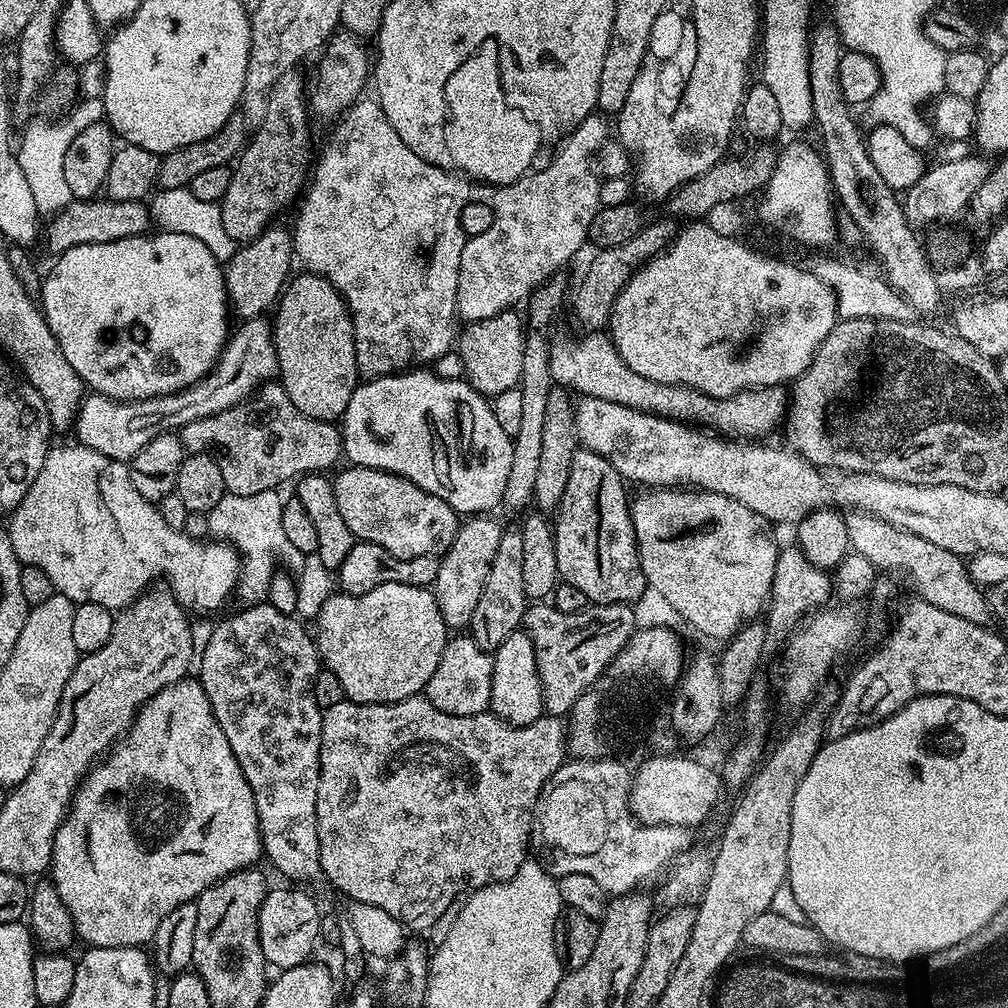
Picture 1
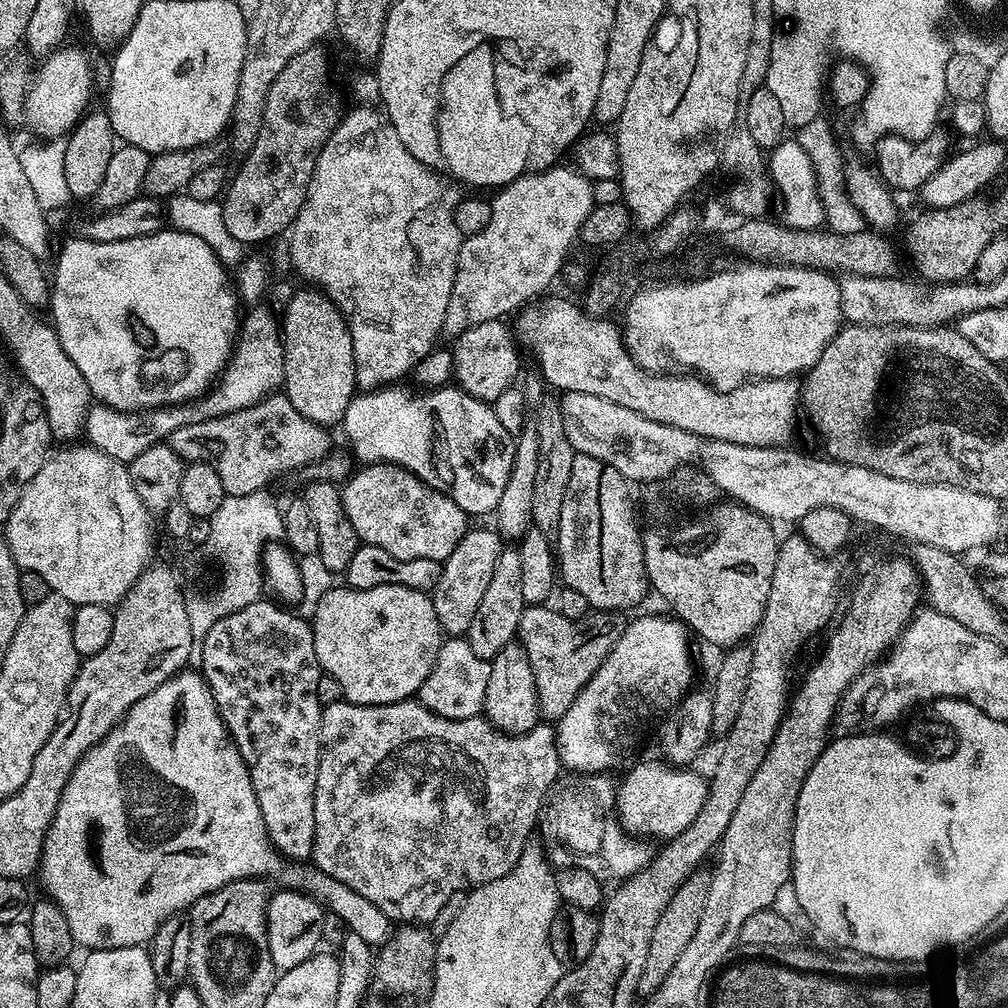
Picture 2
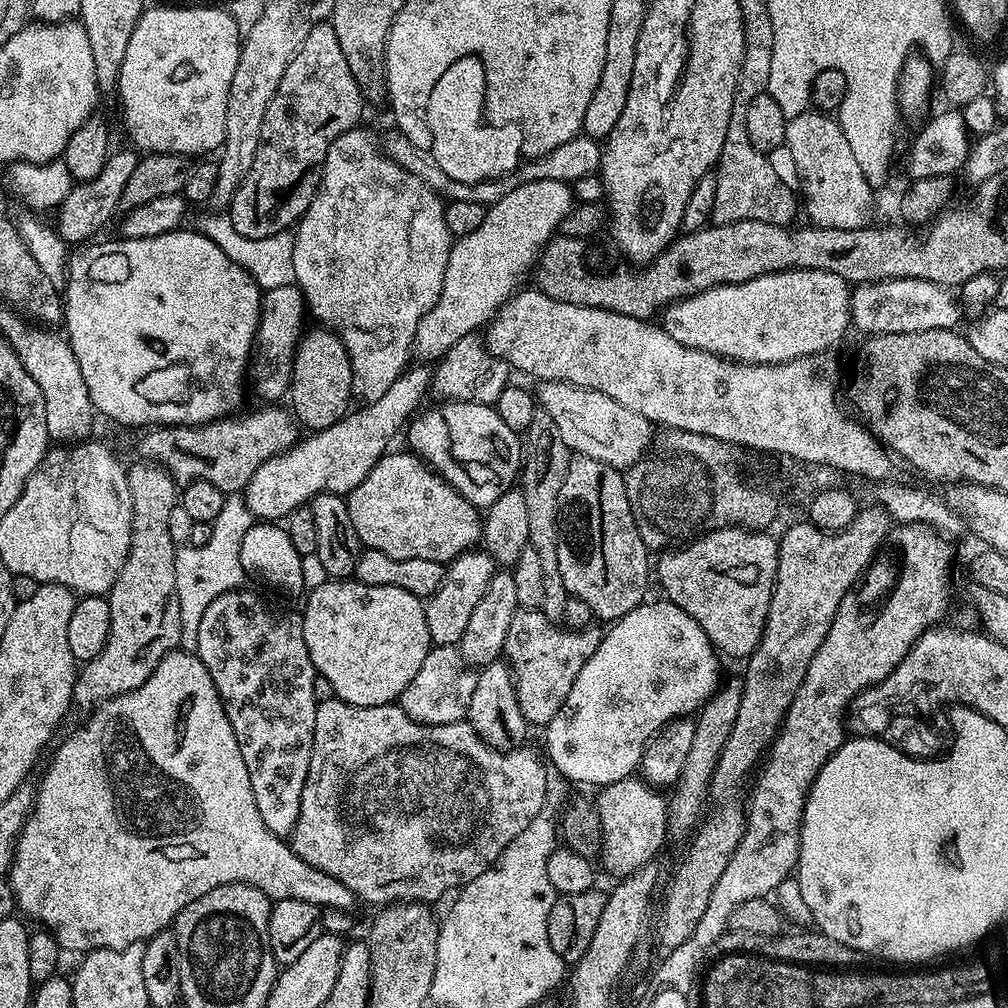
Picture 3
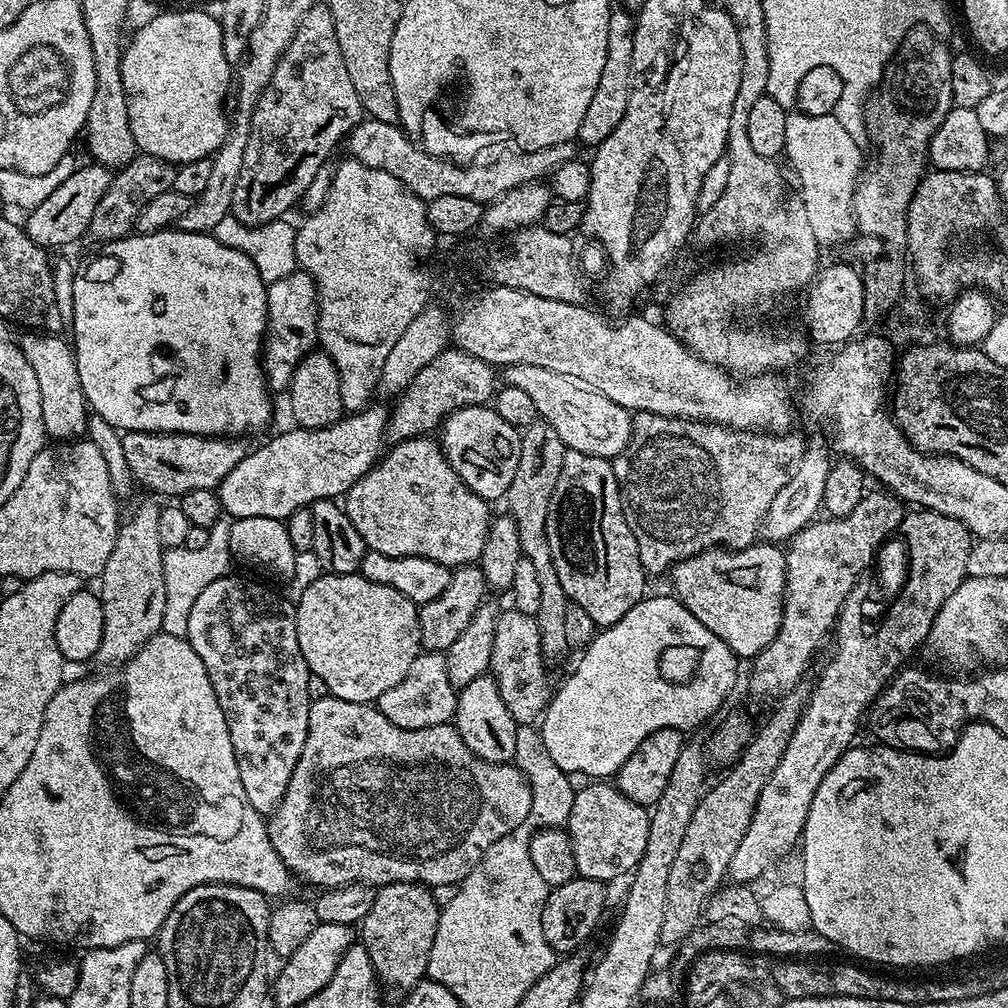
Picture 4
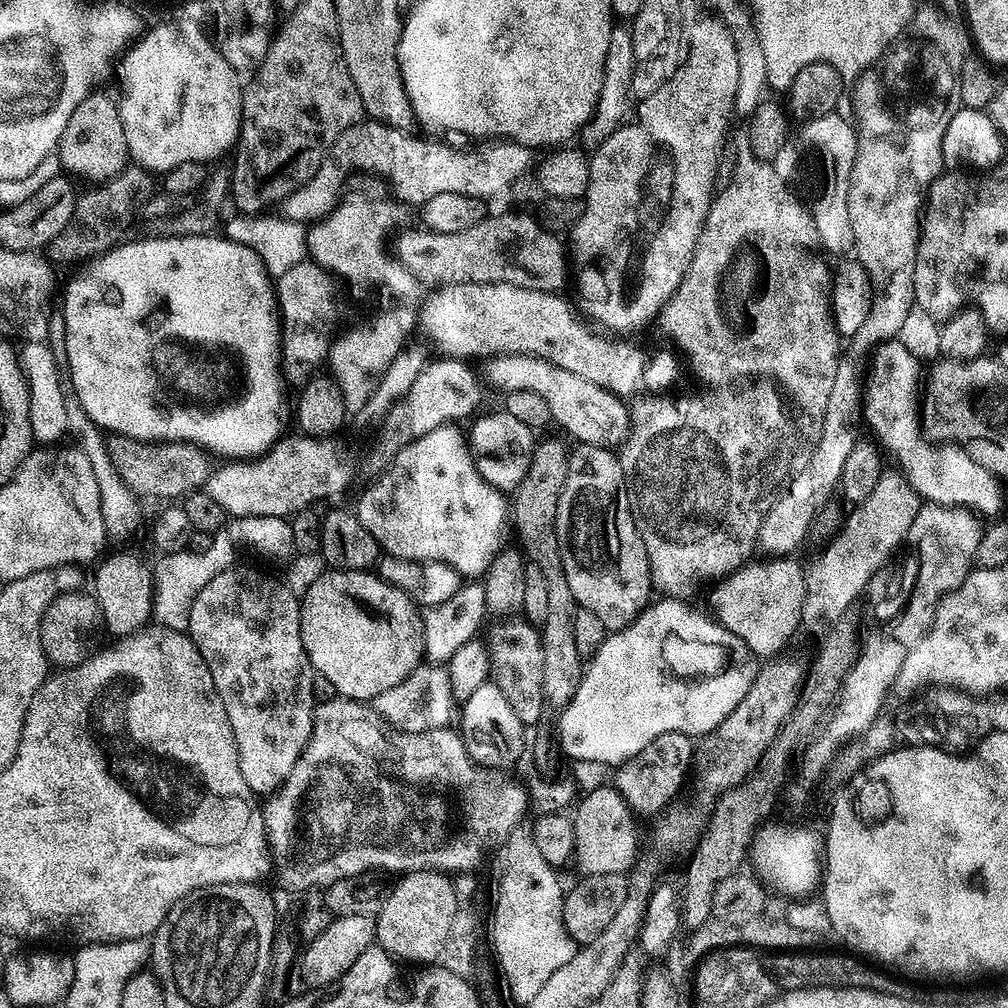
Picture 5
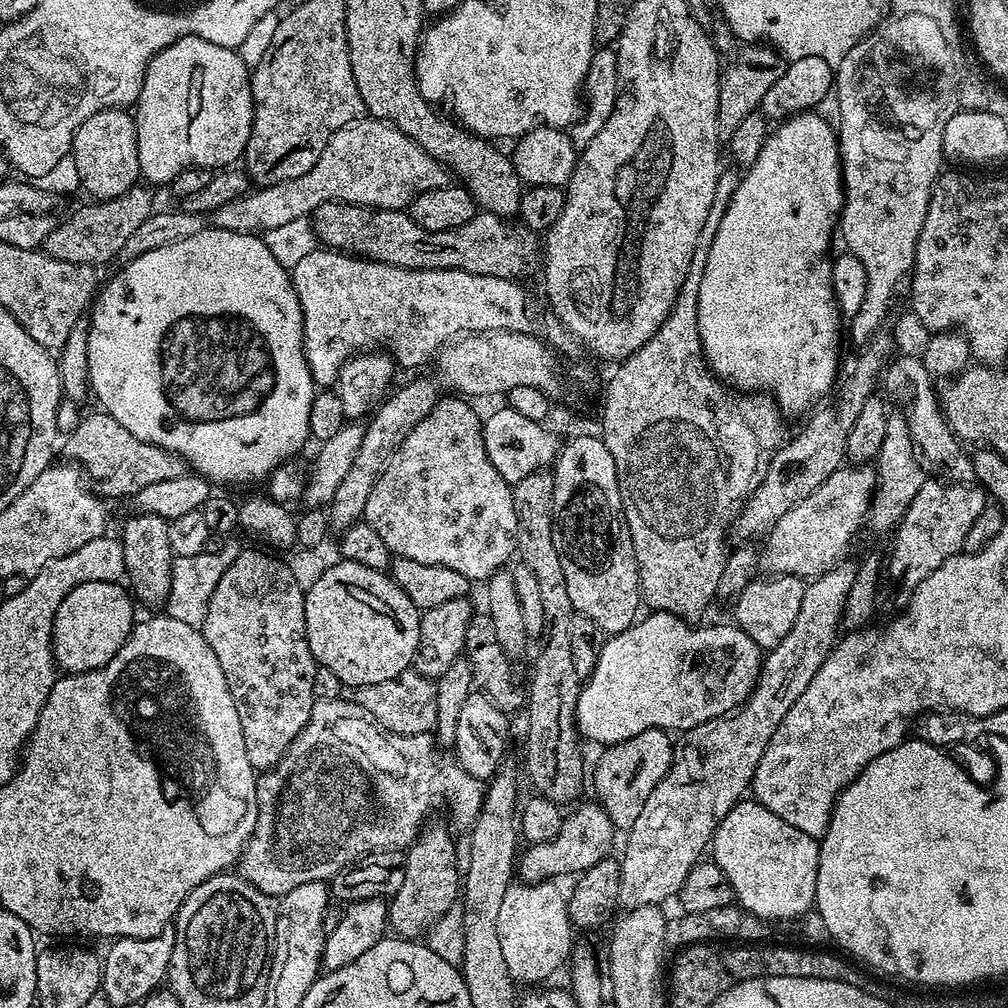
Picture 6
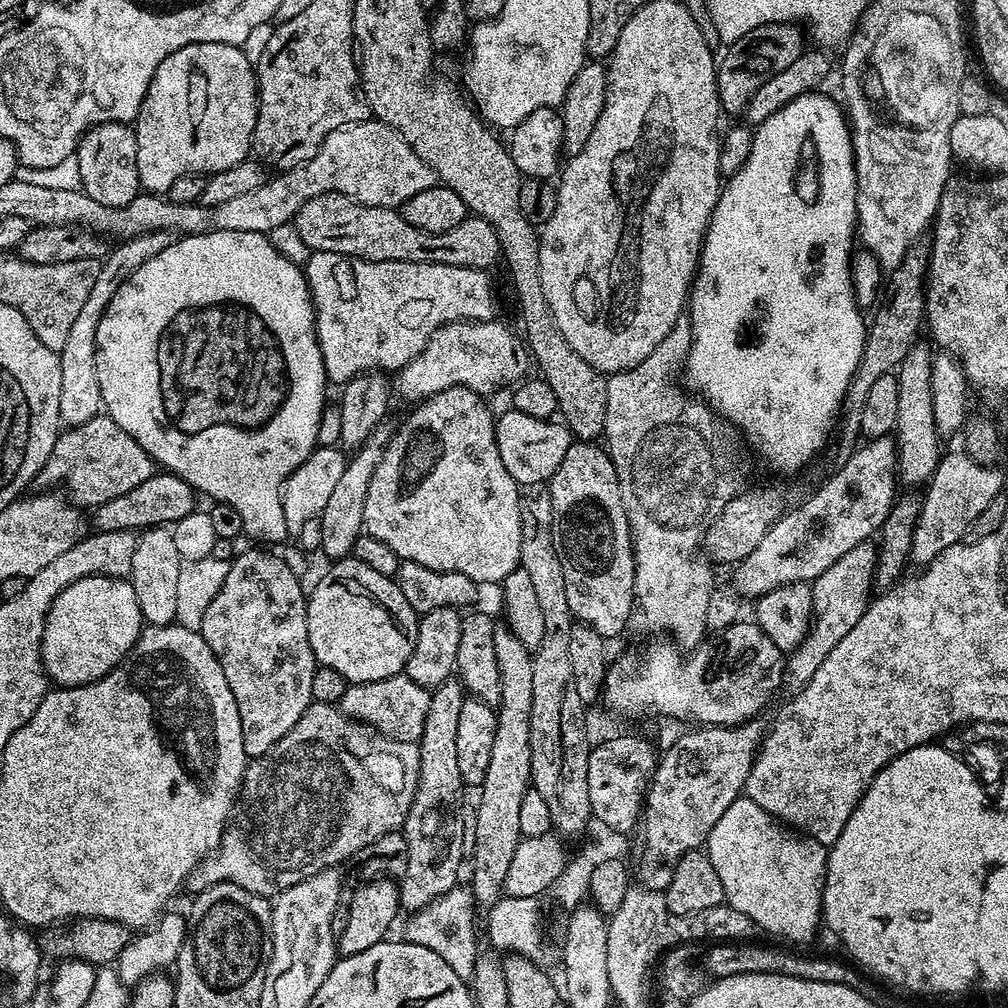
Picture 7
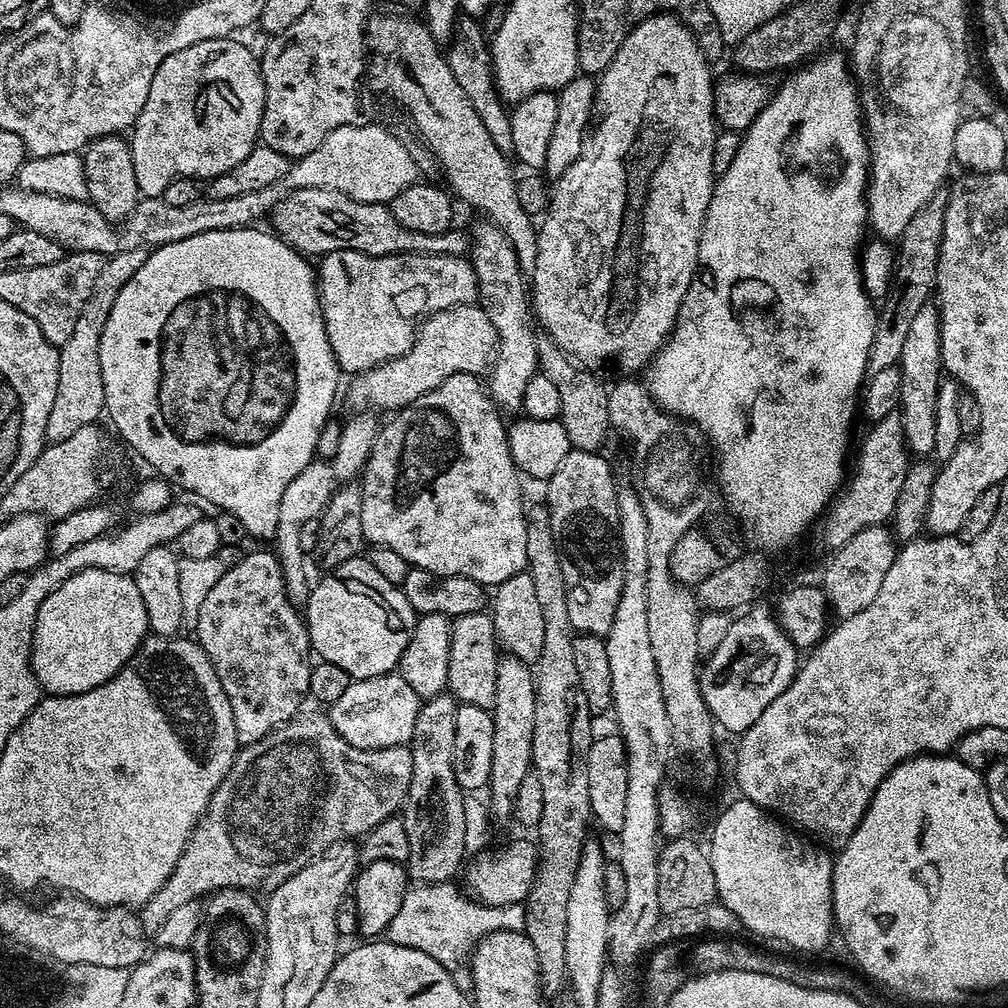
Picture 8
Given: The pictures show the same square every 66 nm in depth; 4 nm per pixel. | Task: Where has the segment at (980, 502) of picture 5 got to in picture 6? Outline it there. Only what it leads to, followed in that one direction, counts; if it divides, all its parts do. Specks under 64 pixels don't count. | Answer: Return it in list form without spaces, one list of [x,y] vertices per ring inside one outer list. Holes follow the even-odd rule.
[[[897,355],[895,359],[887,365],[882,376],[882,388],[889,397],[901,396],[908,400],[908,412],[906,419],[908,429],[912,435],[912,440],[916,444],[919,455],[925,461],[928,460],[936,468],[945,468],[949,472],[951,479],[956,482],[968,482],[973,479],[972,458],[966,451],[963,452],[961,441],[958,439],[948,421],[944,419],[943,411],[938,403],[937,393],[932,393],[934,381],[929,376],[923,359],[919,356]]]

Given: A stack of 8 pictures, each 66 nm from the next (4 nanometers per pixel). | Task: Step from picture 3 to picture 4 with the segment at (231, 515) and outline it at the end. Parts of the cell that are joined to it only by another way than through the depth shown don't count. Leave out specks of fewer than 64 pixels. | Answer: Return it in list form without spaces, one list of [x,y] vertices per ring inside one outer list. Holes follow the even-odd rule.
[[[220,519],[213,528],[209,529],[207,545],[202,550],[188,550],[186,548],[165,548],[162,558],[162,614],[161,627],[172,636],[188,635],[190,622],[190,606],[194,606],[194,598],[210,586],[218,578],[229,575],[228,563],[233,563],[234,557],[228,551],[230,546],[230,523],[227,519]]]

